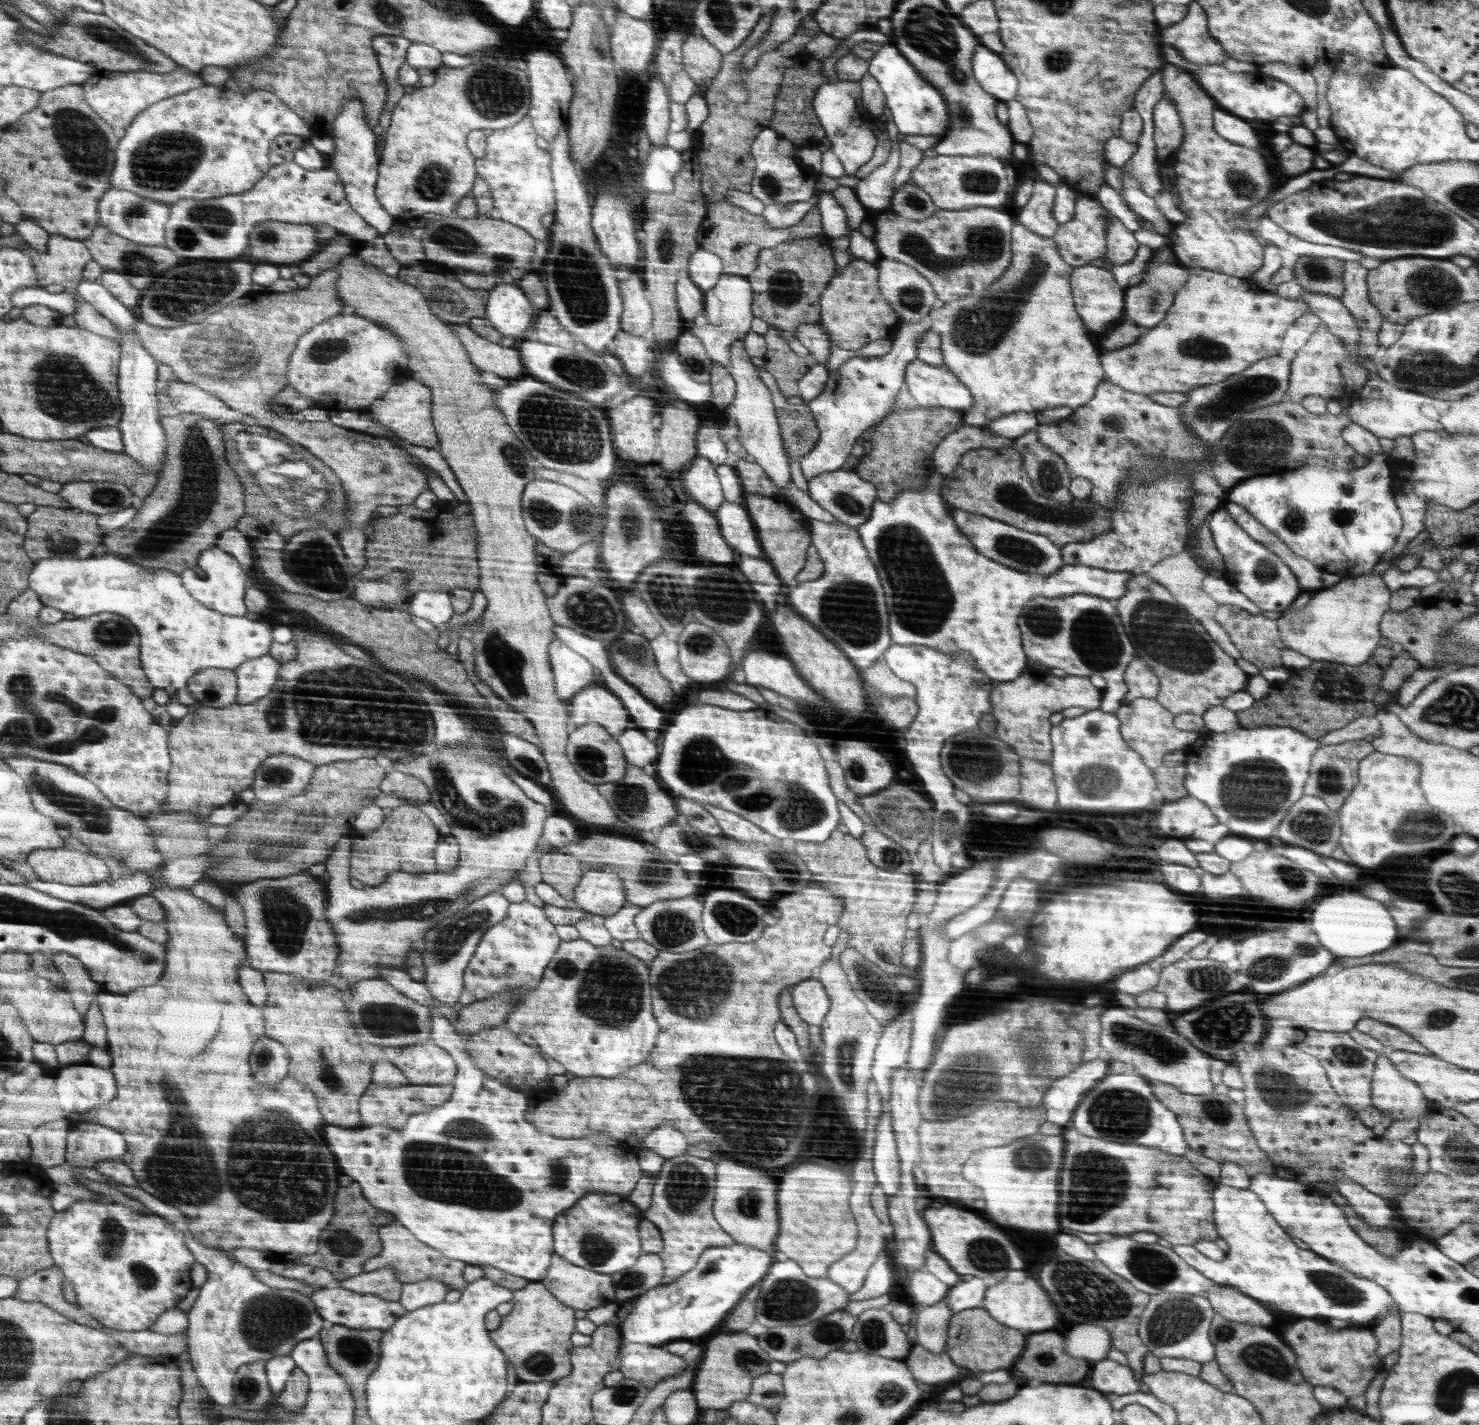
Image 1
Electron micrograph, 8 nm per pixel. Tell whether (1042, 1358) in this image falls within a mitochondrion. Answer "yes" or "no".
yes

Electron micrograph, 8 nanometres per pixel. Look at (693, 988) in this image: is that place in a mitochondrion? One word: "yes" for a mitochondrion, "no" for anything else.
yes

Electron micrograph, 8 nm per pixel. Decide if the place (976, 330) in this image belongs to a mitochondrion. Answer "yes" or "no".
yes

